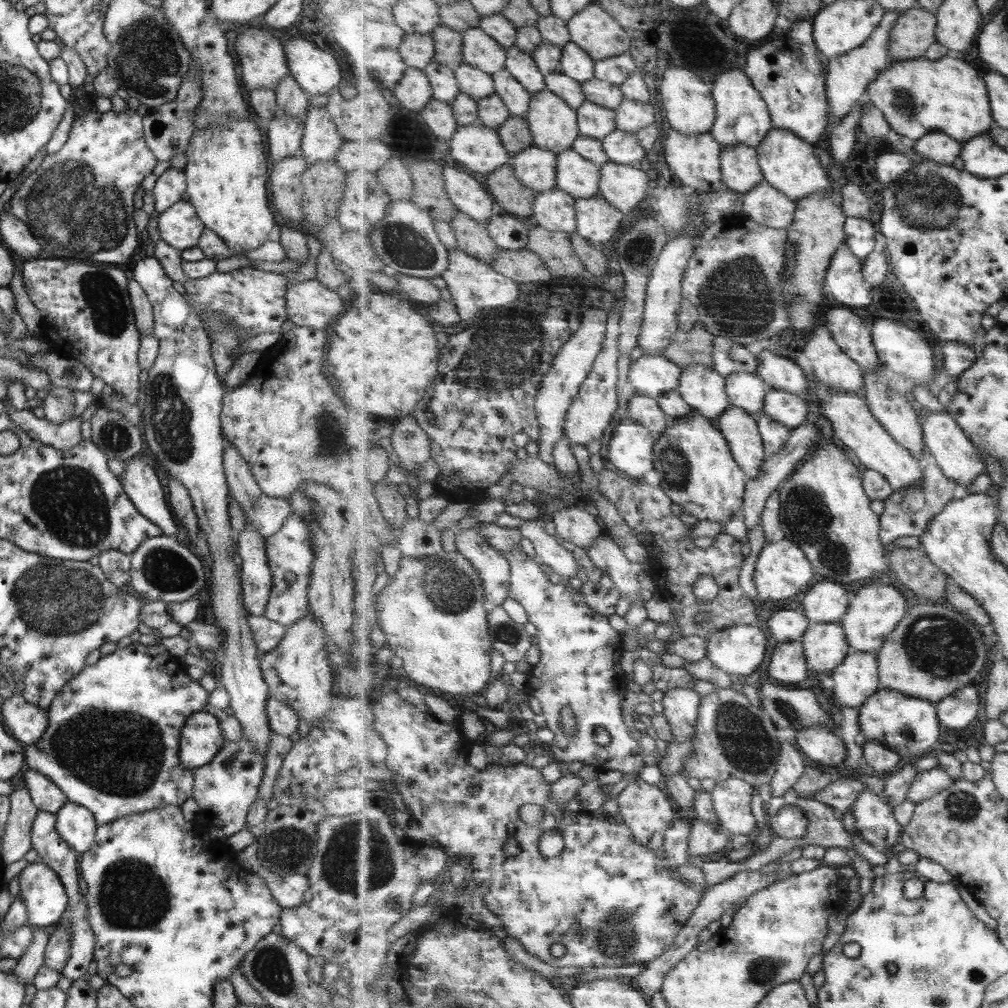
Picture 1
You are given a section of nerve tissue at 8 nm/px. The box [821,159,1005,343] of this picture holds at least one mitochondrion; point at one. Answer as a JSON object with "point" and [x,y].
{"point":[929,199]}

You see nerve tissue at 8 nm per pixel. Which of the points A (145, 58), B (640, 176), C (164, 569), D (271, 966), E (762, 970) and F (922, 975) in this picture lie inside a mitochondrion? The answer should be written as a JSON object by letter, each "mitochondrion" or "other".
{"A":"mitochondrion","B":"other","C":"mitochondrion","D":"mitochondrion","E":"mitochondrion","F":"mitochondrion"}

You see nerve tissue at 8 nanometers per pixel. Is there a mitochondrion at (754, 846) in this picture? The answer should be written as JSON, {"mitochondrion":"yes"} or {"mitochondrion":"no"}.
{"mitochondrion":"no"}

